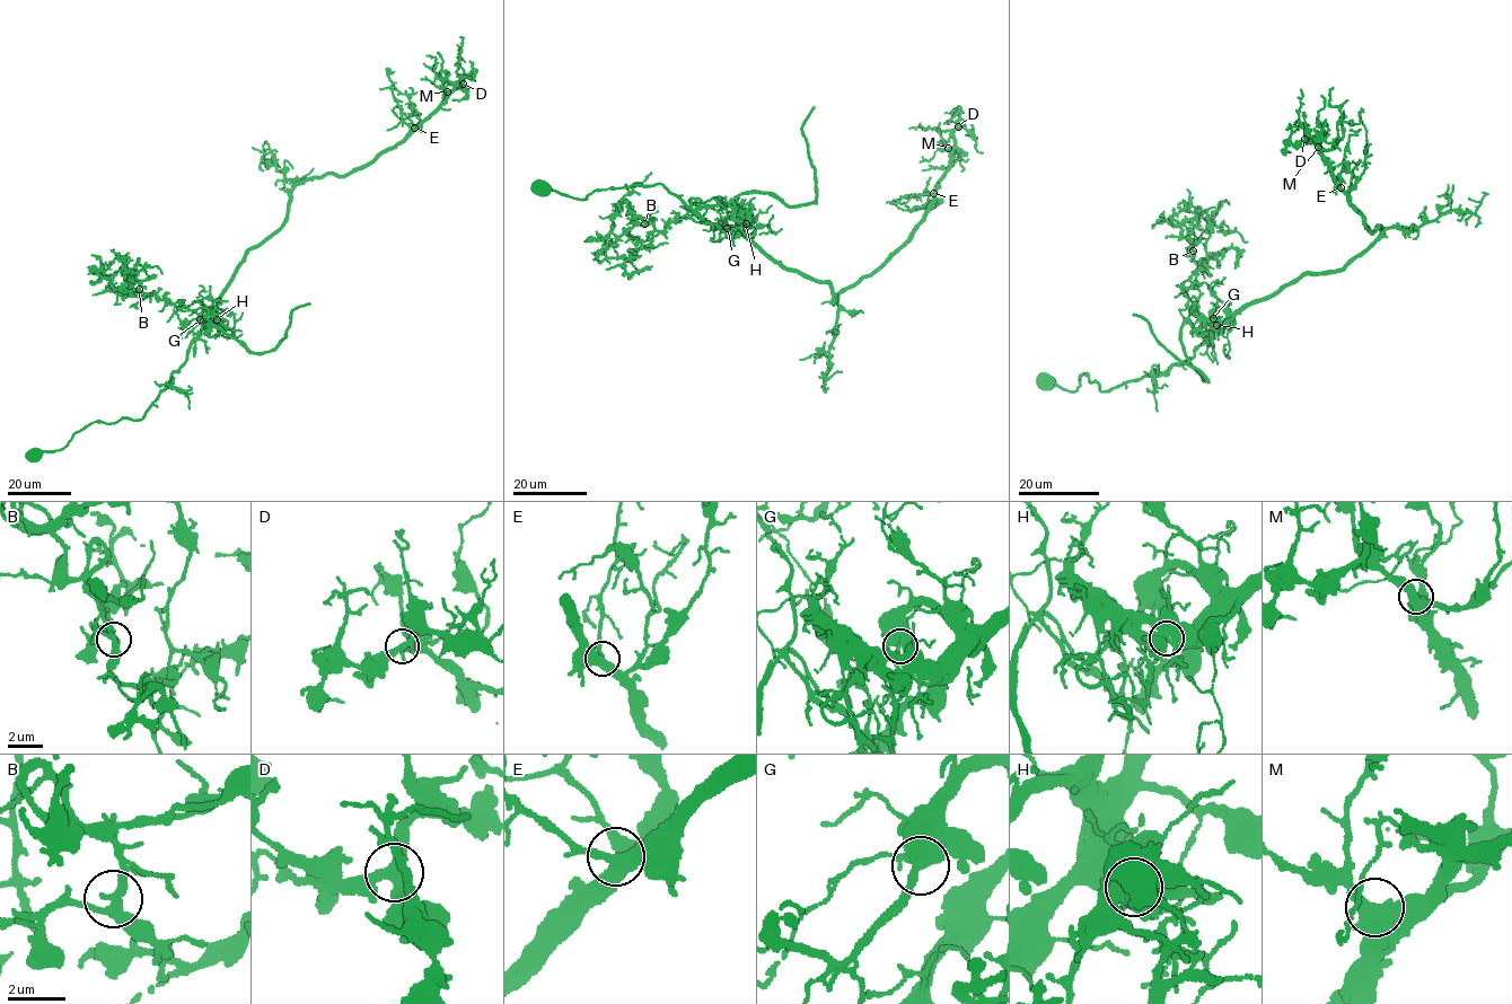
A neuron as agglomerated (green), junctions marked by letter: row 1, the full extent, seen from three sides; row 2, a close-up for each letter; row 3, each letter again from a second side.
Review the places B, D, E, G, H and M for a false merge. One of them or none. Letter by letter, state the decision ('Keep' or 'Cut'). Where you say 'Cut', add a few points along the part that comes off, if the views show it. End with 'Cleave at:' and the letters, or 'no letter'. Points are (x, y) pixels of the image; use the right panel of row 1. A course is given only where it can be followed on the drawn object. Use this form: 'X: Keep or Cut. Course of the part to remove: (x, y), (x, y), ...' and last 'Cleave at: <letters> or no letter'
B: Keep
D: Keep
E: Keep
G: Keep
H: Cut. Course of the part to remove: (1216, 325), (1204, 337), (1187, 319), (1180, 287), (1205, 265), (1193, 230), (1200, 217), (1247, 241)
M: Keep
Cleave at: H

